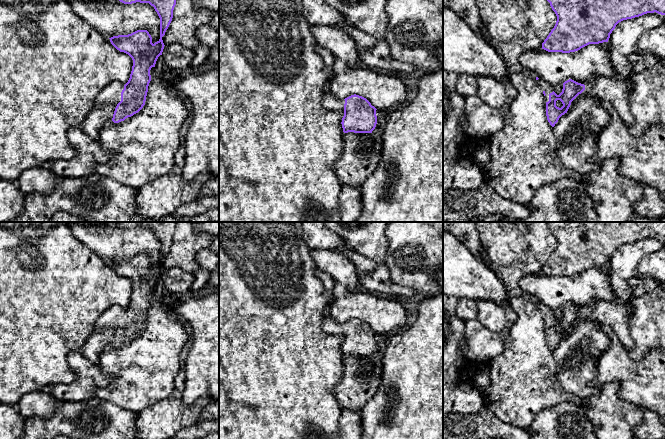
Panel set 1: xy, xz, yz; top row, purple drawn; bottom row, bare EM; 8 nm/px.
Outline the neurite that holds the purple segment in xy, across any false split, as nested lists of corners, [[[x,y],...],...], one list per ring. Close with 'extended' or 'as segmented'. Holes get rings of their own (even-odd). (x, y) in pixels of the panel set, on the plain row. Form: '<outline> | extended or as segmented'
[[[118,222],[118,224],[124,228],[140,226],[149,227],[153,230],[160,242],[160,263],[153,268],[152,261],[147,254],[137,254],[128,259],[118,259],[109,262],[111,268],[117,274],[128,278],[132,282],[133,290],[130,302],[125,309],[115,305],[107,309],[98,318],[92,334],[81,348],[82,354],[96,365],[99,365],[100,355],[107,345],[112,344],[114,347],[124,345],[126,342],[138,337],[145,329],[148,310],[151,305],[150,294],[155,291],[158,281],[162,279],[165,270],[162,261],[172,245],[173,234],[176,229],[176,222]]] | extended

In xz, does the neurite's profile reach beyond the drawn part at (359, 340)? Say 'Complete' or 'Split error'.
Split error

